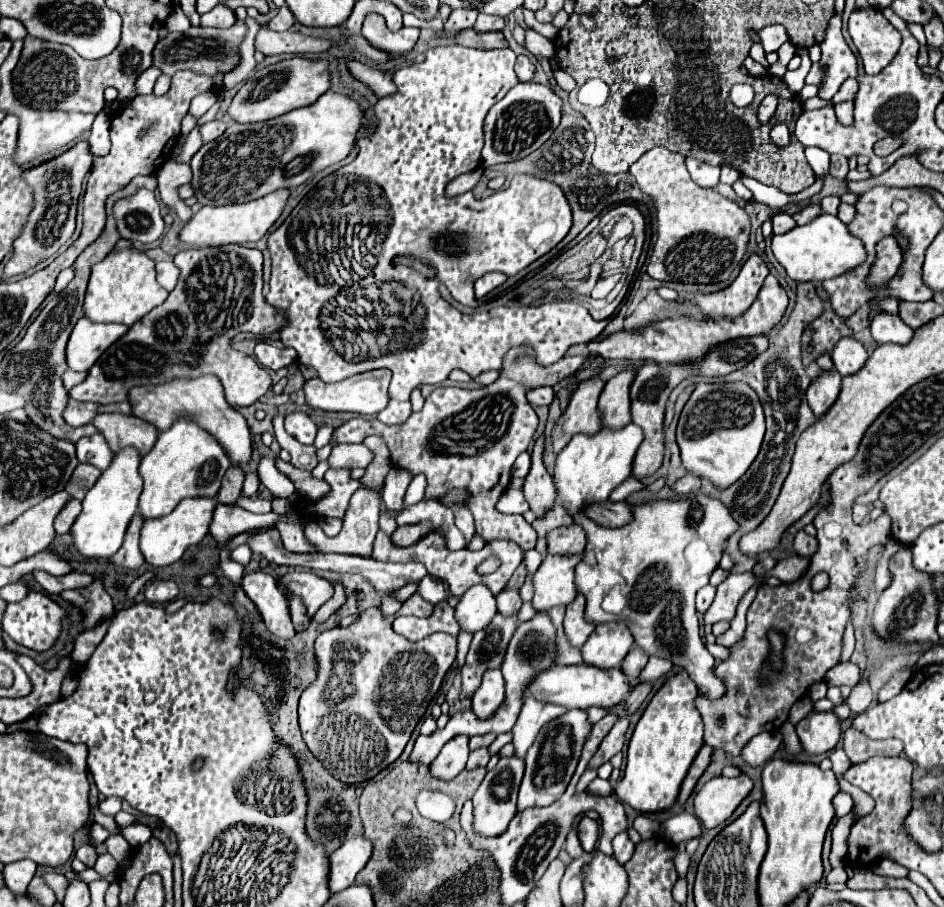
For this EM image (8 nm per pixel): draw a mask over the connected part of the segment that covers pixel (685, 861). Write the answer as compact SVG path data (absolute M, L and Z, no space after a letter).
M679 842L679 844L675 844L675 848L677 848L677 856L675 856L675 868L677 868L678 876L686 876L687 868L689 868L689 860L691 860L691 856L687 854L687 850L685 850L685 842Z

